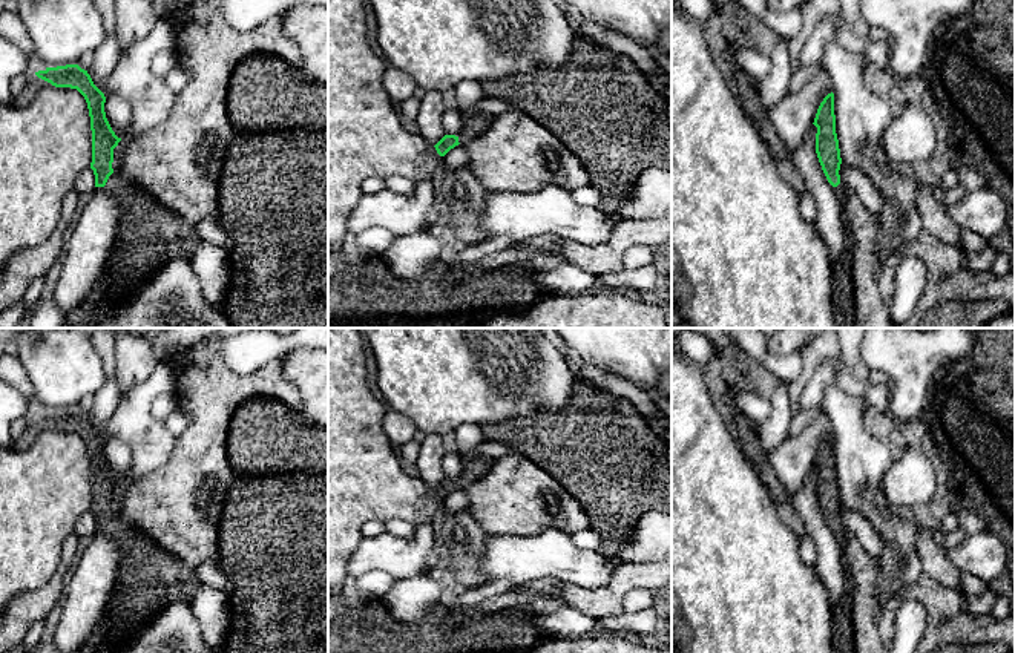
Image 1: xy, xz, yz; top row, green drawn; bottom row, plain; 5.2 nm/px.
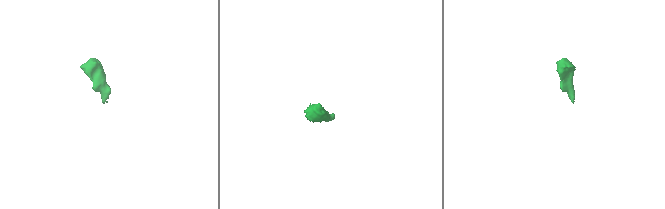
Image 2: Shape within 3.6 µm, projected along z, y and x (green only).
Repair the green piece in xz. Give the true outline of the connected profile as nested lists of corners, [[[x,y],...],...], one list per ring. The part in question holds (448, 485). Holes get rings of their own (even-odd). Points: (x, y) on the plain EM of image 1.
[[[477,457],[468,461],[463,461],[463,471],[460,477],[445,478],[434,491],[440,500],[445,500],[451,492],[458,487],[466,487],[480,478],[483,478],[492,466],[492,460],[486,457]]]

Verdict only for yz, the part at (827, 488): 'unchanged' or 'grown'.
grown

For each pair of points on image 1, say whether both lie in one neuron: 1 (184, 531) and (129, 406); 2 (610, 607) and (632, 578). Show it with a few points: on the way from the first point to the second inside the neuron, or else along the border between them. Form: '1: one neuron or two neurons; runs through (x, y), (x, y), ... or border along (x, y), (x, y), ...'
1: two neurons; border along (177, 437), (170, 457), (161, 466), (129, 479)
2: one neuron; runs through (610, 600), (624, 584)

